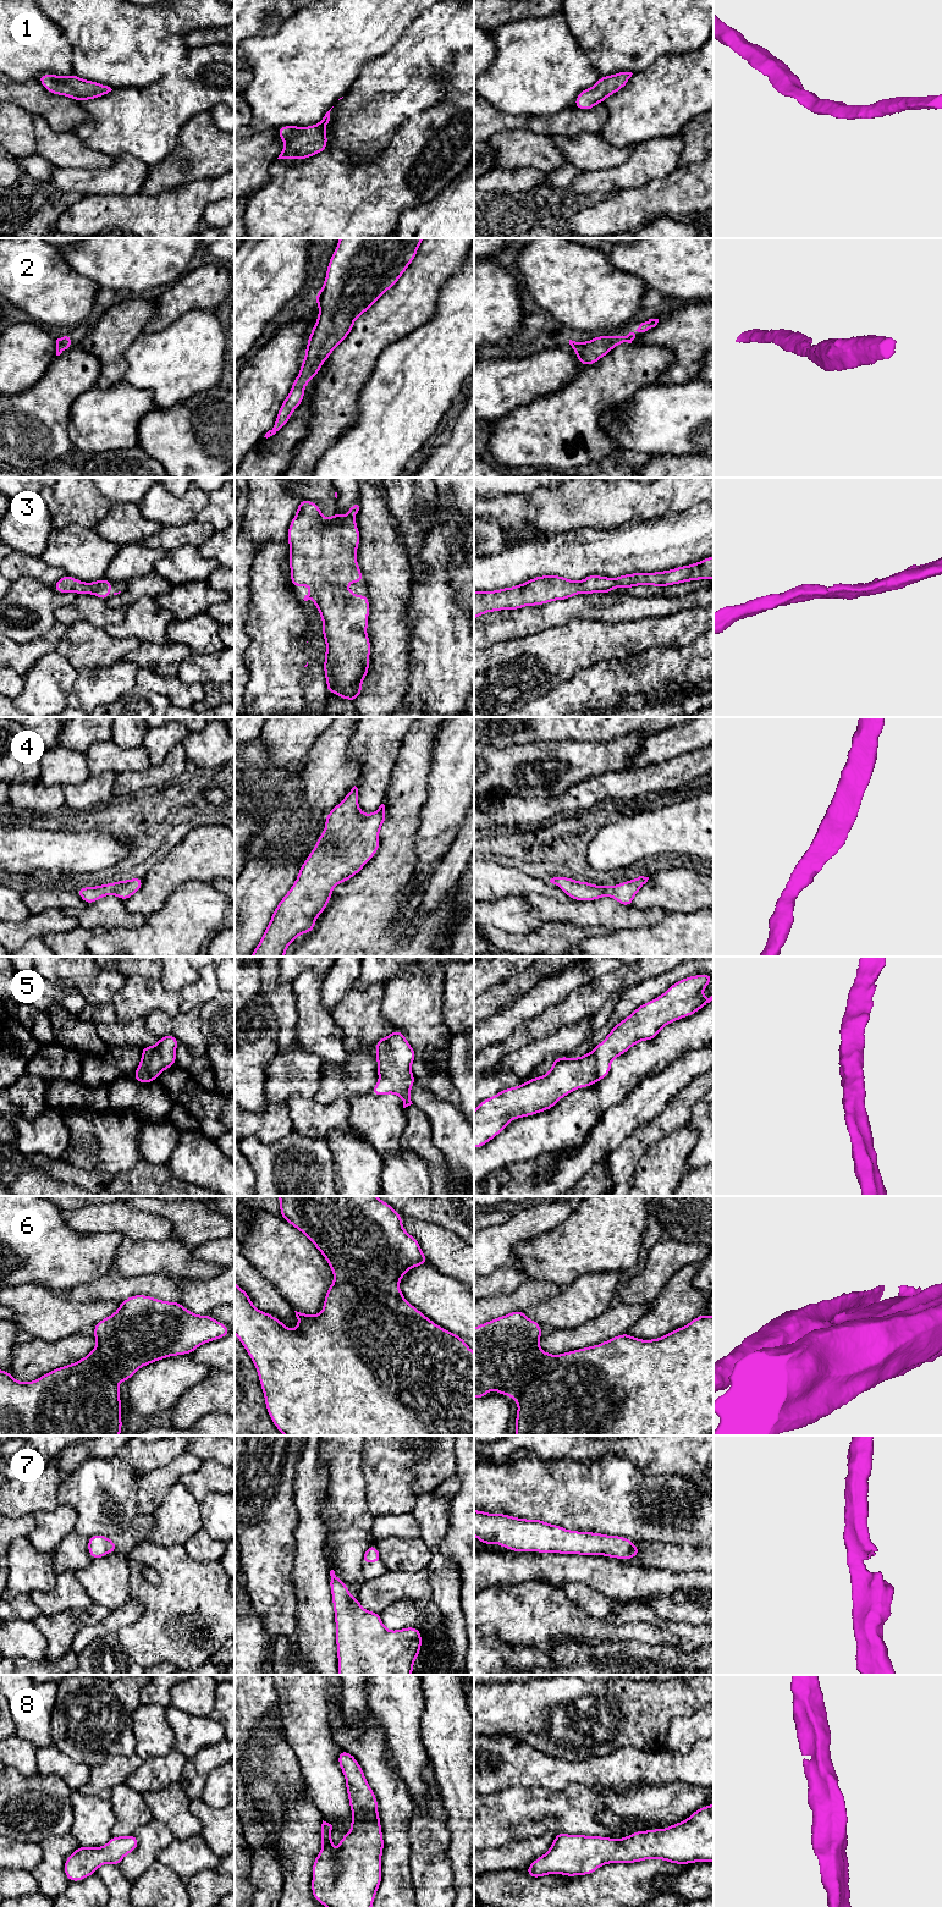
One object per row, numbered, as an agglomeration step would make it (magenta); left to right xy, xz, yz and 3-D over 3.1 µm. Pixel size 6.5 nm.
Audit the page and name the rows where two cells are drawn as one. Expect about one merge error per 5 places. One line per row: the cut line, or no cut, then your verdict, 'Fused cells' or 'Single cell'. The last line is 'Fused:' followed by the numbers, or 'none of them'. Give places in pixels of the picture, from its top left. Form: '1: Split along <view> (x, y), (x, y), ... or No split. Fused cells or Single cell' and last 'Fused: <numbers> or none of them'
1: No split. Single cell
2: No split. Single cell
3: No split. Single cell
4: No split. Single cell
5: No split. Single cell
6: Split along xz (328, 1260), (348, 1283), (368, 1287), (394, 1287), (400, 1293). Fused cells
7: No split. Single cell
8: No split. Single cell
Fused: 6

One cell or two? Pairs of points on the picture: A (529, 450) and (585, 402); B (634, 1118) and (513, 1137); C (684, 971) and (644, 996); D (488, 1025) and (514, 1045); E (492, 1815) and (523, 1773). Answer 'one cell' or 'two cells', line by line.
A: one cell
B: two cells
C: one cell
D: two cells
E: two cells

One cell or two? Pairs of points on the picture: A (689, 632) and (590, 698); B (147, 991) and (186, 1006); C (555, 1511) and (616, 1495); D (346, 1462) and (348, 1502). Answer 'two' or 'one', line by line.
A: two
B: two
C: one
D: one

